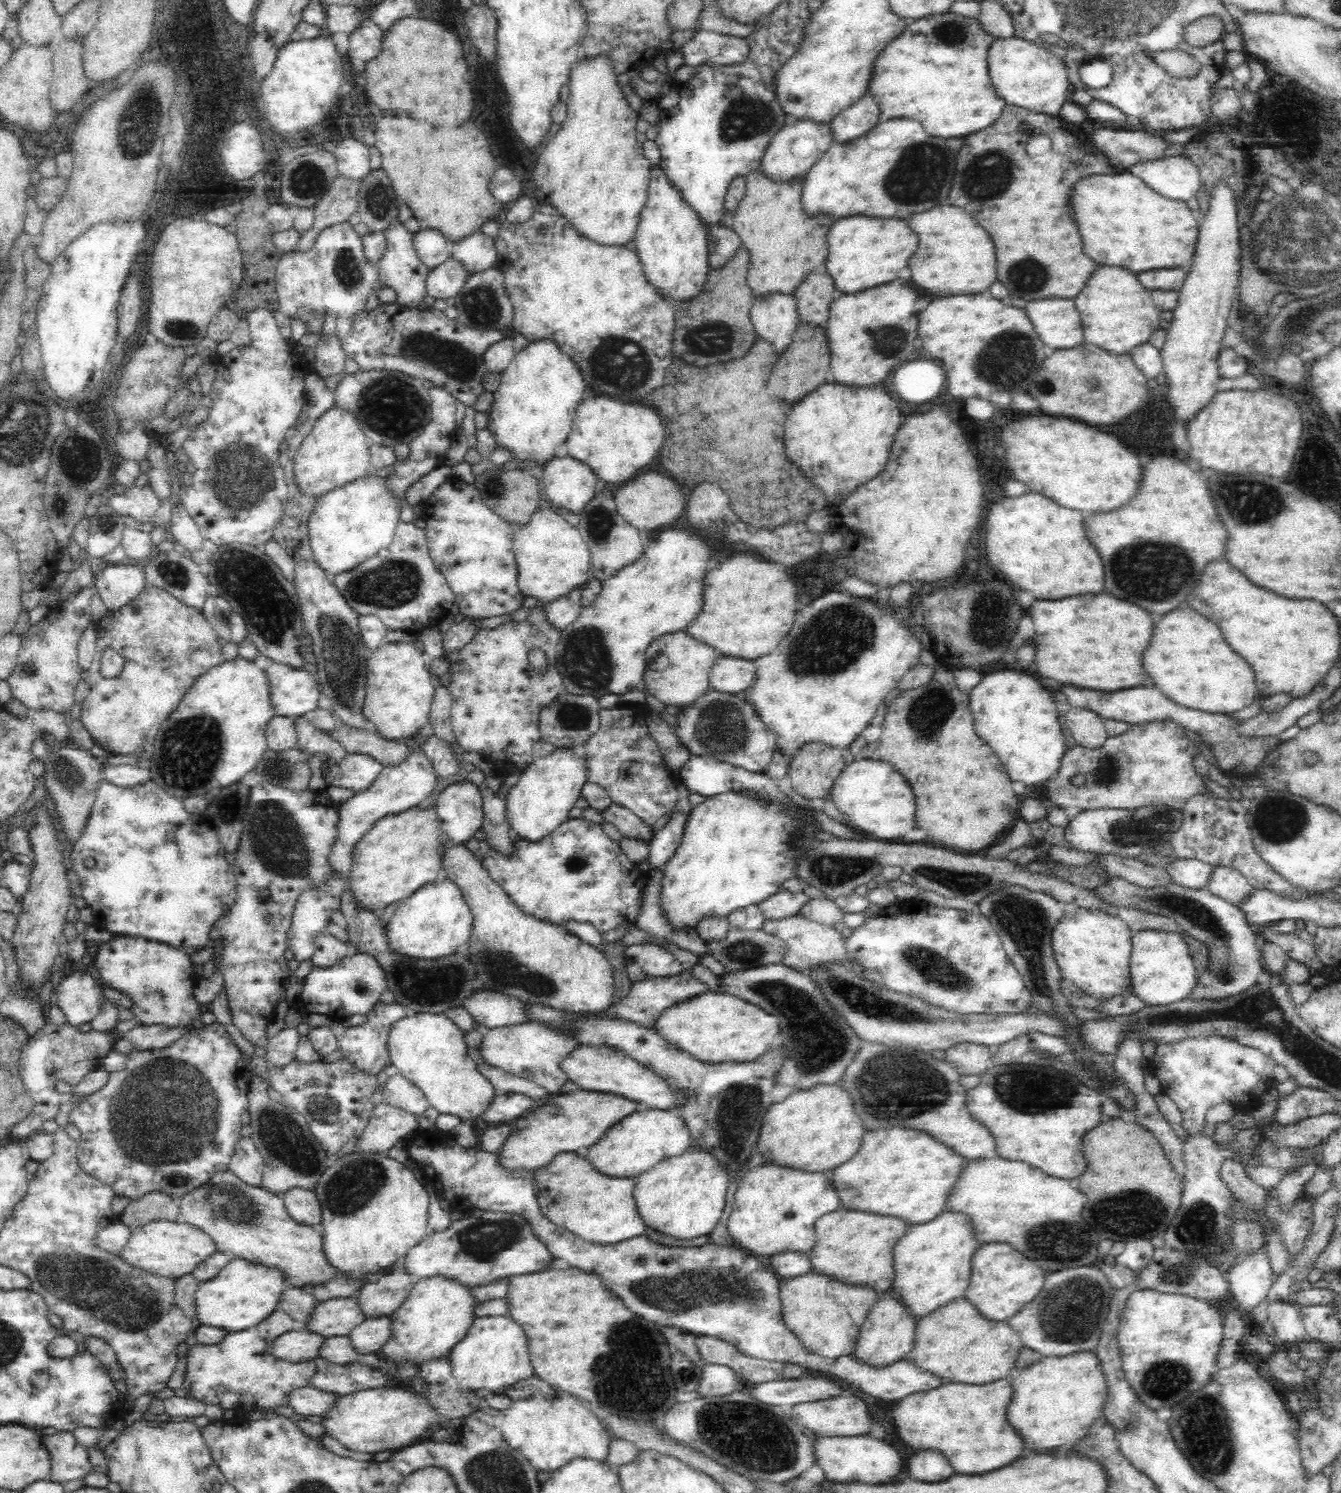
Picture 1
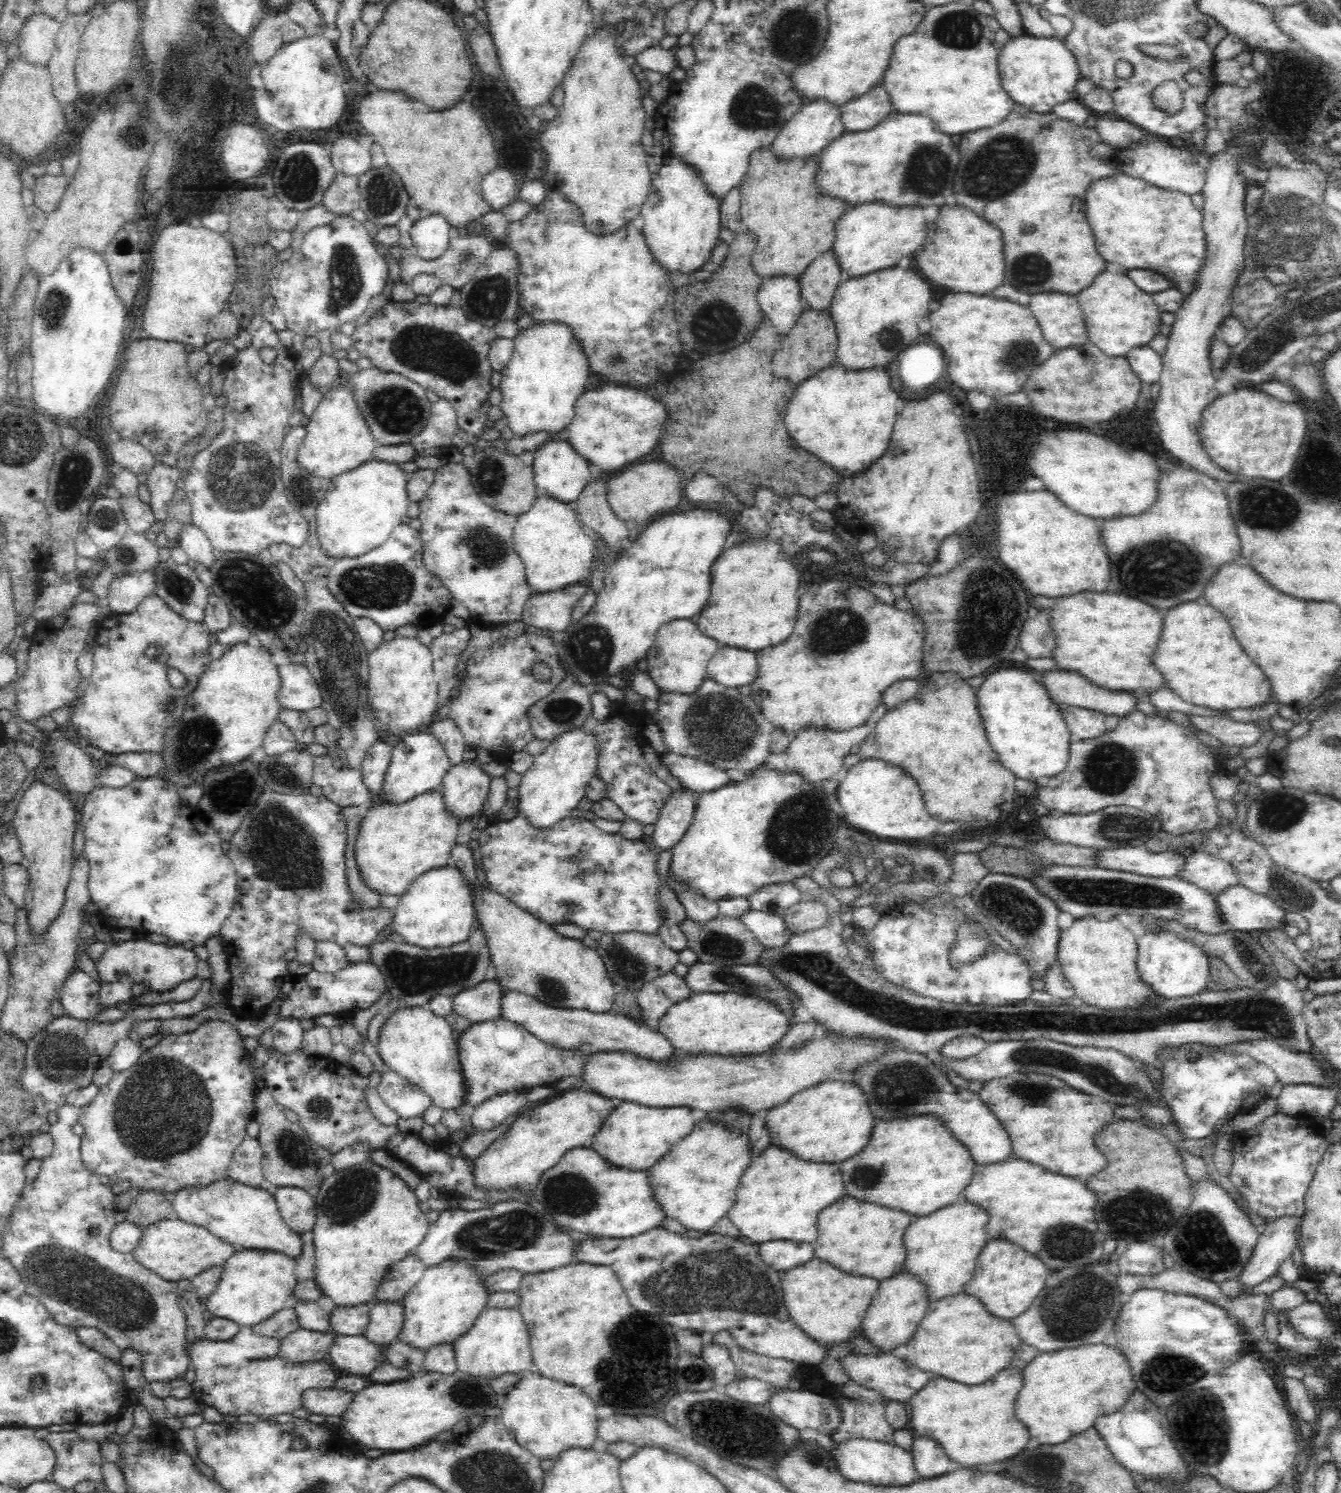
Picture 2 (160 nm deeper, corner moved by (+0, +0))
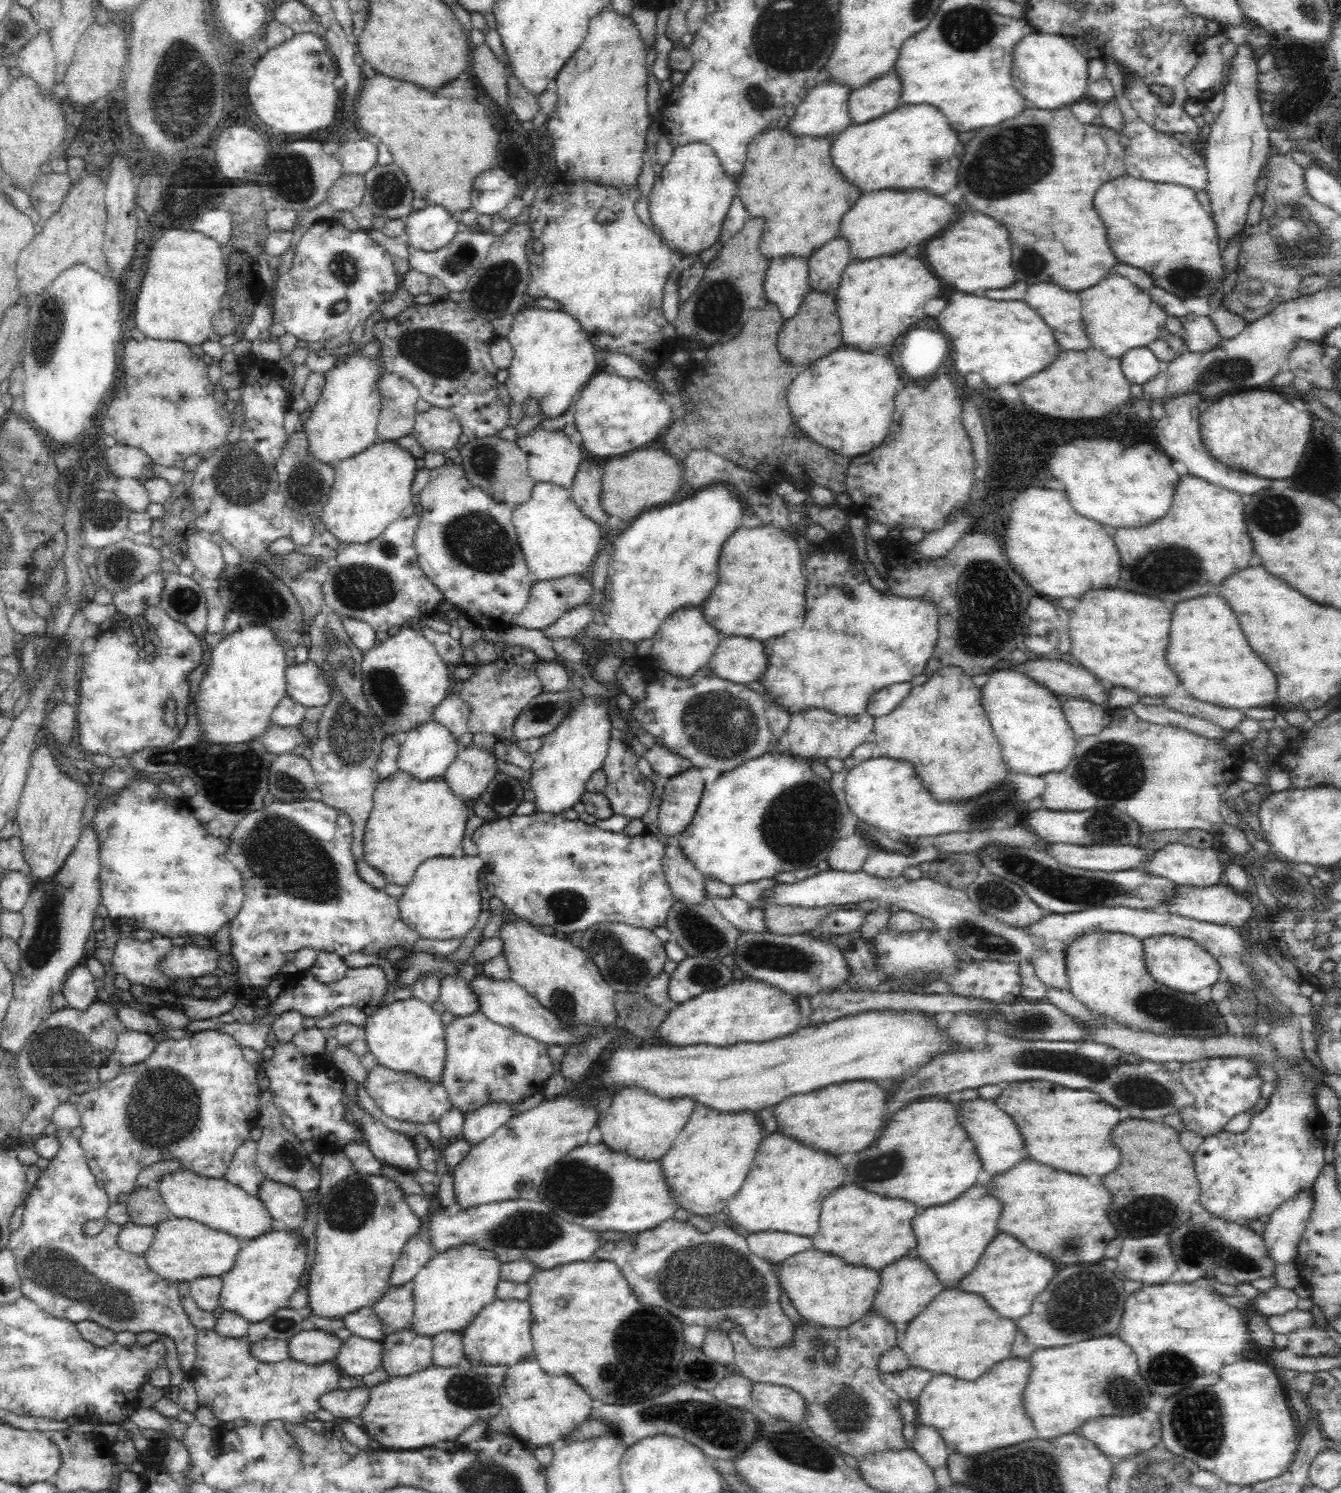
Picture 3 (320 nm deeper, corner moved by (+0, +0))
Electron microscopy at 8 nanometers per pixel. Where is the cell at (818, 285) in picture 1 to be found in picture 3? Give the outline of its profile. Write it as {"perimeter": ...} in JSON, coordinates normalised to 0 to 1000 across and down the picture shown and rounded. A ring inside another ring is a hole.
{"perimeter":[[[626,159],[610,166],[602,174],[604,194],[623,198],[628,183],[635,174],[632,161]]]}

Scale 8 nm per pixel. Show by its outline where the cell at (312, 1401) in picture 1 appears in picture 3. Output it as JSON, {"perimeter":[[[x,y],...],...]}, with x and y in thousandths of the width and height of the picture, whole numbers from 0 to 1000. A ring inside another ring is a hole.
{"perimeter":[[[273,928],[262,930],[252,930],[237,936],[239,944],[246,946],[251,952],[268,948],[273,939],[274,939]]]}

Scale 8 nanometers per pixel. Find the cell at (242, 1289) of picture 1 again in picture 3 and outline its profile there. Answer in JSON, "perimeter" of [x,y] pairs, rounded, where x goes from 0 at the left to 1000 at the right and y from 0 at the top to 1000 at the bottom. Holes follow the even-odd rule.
{"perimeter":[[[211,822],[194,829],[180,831],[173,849],[165,855],[166,861],[163,867],[163,878],[174,879],[186,886],[190,886],[215,875],[218,865],[224,861],[230,839],[230,832],[222,825],[216,825]]]}

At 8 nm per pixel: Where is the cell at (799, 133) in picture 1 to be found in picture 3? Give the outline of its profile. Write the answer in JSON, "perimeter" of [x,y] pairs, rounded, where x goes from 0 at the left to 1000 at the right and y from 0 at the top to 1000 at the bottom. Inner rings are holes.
{"perimeter":[[[616,54],[611,55],[594,72],[593,77],[588,81],[585,86],[594,92],[602,91],[606,93],[617,92],[620,94],[626,88],[635,84],[632,72],[634,63],[632,59],[625,58]]]}

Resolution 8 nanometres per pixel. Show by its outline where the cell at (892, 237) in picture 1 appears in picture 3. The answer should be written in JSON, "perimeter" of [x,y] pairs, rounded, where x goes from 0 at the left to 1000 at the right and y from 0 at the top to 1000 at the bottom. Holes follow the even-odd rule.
{"perimeter":[[[658,127],[642,129],[638,135],[628,144],[625,159],[632,161],[636,174],[646,175],[658,171],[671,170],[676,165],[685,165],[701,157],[701,154],[710,146],[711,138],[691,128]]]}

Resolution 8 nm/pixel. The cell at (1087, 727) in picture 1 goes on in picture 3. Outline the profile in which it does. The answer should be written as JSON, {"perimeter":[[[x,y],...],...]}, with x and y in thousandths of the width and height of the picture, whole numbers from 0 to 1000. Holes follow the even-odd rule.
{"perimeter":[[[794,466],[790,467],[790,470],[795,483],[799,487],[803,494],[822,490],[824,487],[822,484],[824,476],[823,474],[817,473],[811,469],[797,468]]]}

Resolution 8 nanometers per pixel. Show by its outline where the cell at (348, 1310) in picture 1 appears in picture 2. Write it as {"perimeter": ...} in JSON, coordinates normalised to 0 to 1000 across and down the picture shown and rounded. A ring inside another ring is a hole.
{"perimeter":[[[277,873],[250,874],[245,882],[245,891],[250,894],[267,895],[274,887]]]}

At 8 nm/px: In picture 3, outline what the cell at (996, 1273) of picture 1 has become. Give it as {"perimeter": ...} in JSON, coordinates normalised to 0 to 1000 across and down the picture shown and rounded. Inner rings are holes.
{"perimeter":[[[744,827],[734,837],[726,852],[723,852],[715,862],[720,865],[726,865],[735,869],[738,876],[741,876],[746,881],[758,885],[766,881],[770,871],[782,861],[786,855],[786,847],[782,843],[767,837],[756,828]]]}

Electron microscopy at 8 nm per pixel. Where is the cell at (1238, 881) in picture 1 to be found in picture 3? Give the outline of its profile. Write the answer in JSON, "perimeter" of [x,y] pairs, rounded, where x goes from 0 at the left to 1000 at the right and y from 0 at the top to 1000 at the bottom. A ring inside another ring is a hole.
{"perimeter":[[[871,565],[859,570],[861,576],[855,579],[856,585],[867,586],[881,593],[907,593],[913,581],[905,568]]]}

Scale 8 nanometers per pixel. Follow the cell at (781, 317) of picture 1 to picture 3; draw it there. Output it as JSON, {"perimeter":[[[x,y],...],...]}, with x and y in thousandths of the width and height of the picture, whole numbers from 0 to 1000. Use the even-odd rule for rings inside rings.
{"perimeter":[[[581,173],[573,175],[569,188],[570,201],[576,204],[585,215],[594,212],[603,192],[601,174]]]}

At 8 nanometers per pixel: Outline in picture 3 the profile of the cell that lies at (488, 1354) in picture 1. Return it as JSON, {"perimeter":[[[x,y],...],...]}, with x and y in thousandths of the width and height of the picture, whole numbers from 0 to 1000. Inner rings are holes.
{"perimeter":[[[373,871],[363,873],[344,892],[347,910],[359,915],[382,915],[398,907],[395,889],[395,875],[392,871]]]}

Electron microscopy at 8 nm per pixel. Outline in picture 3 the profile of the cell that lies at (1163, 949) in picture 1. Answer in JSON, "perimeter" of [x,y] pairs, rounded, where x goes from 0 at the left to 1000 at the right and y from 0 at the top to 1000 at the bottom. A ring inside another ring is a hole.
{"perimeter":[[[867,626],[851,630],[853,636],[853,647],[863,659],[878,665],[892,666],[898,662],[903,662],[911,656],[911,648],[898,635],[886,628],[875,626]]]}

